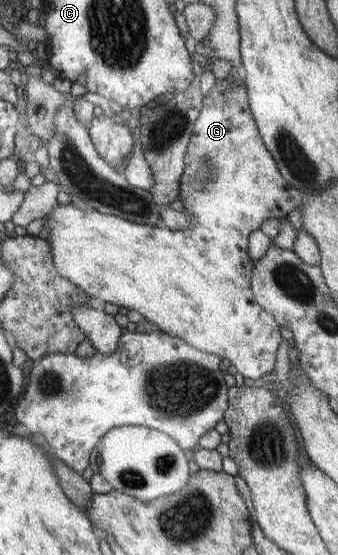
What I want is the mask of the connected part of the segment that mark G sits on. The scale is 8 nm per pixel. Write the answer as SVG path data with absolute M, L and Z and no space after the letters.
M216 79L212 88L202 96L202 105L193 123L183 162L183 174L180 176L177 199L192 211L190 227L187 230L169 231L153 229L135 222L127 222L127 220L123 220L118 216L101 214L95 209L84 205L77 206L73 205L73 203L66 205L56 204L56 207L46 214L46 218L49 218L47 218L40 231L40 234L49 243L53 268L55 268L59 276L75 284L75 287L85 292L87 296L99 298L104 303L127 310L135 310L135 312L139 312L142 319L155 325L162 333L184 340L187 344L191 344L195 350L209 352L209 354L215 355L220 359L227 358L237 374L241 374L248 383L257 380L257 378L266 379L272 376L273 366L275 366L275 352L277 352L277 346L281 342L281 335L279 335L279 326L275 323L275 320L253 299L249 282L254 266L250 264L250 258L248 257L248 236L250 232L259 228L263 221L285 217L290 210L302 204L304 197L298 190L289 186L287 181L283 180L283 177L279 174L275 161L259 136L256 124L250 113L246 88L243 85L232 87L227 79Z

